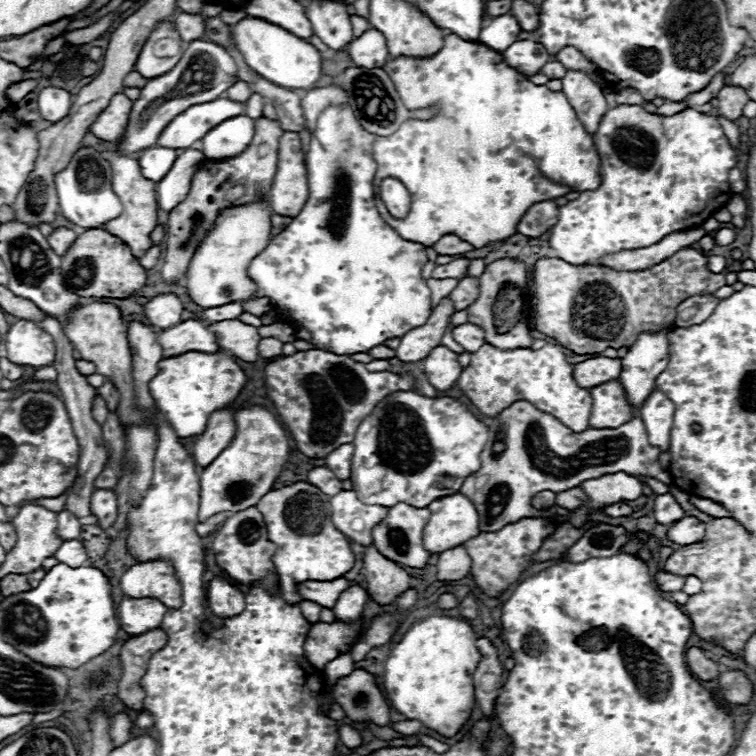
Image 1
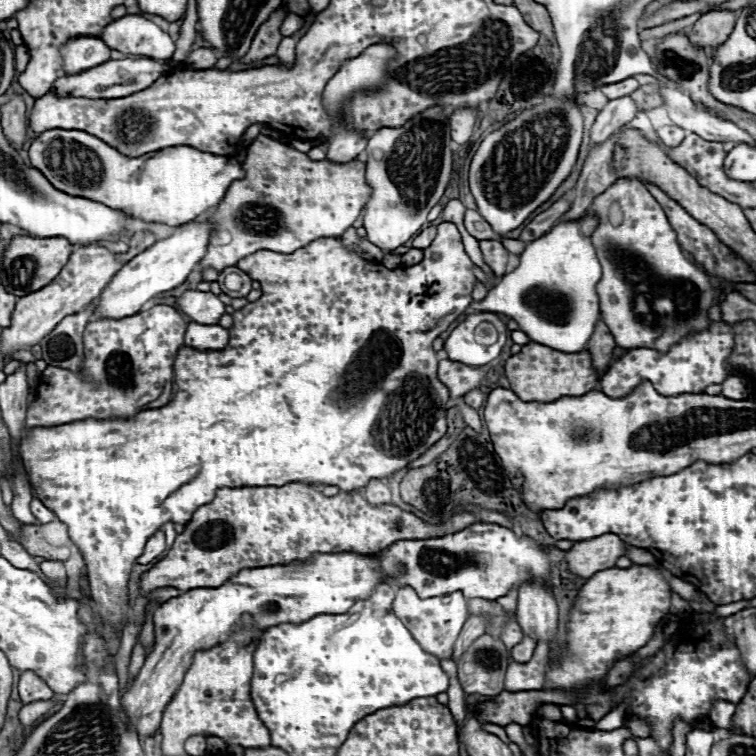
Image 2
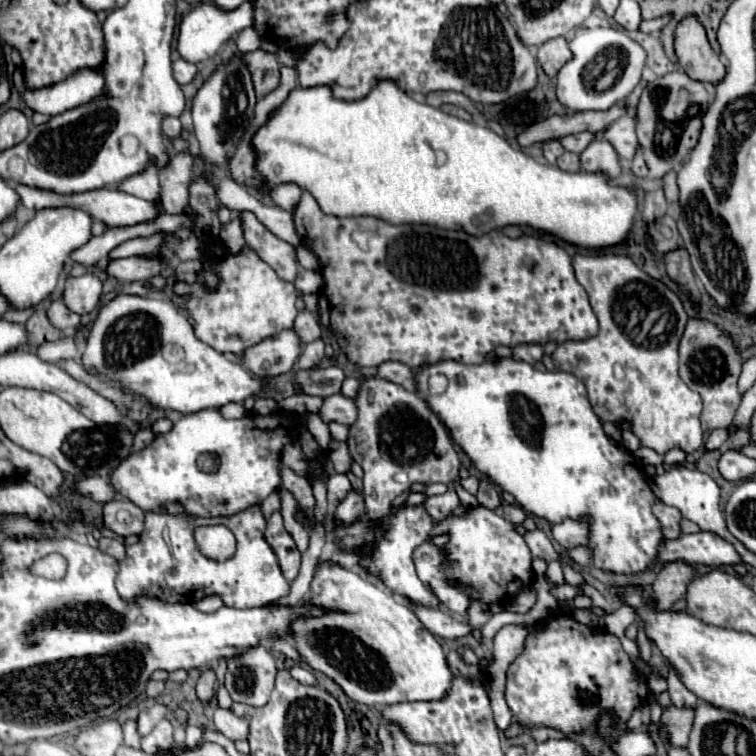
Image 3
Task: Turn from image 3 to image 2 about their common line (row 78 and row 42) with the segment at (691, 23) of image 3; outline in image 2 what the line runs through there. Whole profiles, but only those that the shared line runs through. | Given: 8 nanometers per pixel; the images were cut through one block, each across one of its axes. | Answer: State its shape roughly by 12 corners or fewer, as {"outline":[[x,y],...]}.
{"outline":[[712,10],[692,26],[696,46],[720,46],[734,28],[734,10]]}

